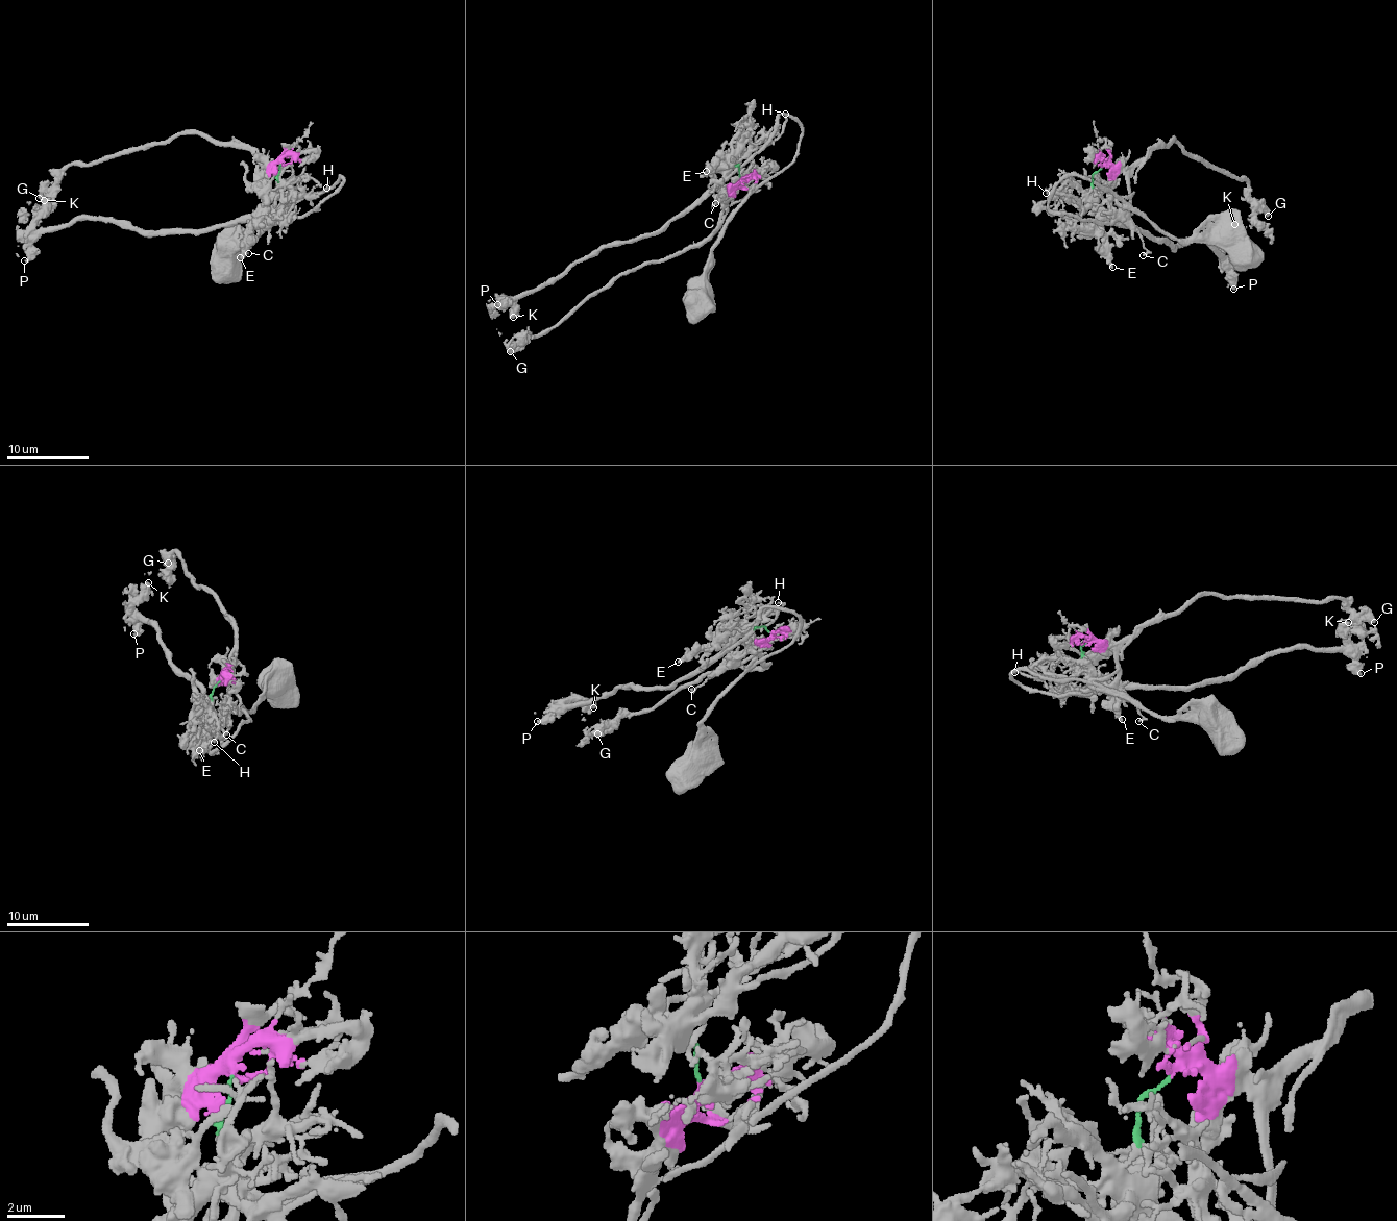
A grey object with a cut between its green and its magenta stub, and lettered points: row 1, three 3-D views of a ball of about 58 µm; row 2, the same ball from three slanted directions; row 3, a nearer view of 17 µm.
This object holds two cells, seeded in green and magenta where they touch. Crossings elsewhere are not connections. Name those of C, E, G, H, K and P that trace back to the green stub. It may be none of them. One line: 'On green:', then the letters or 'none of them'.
On green: E, H, K, P

